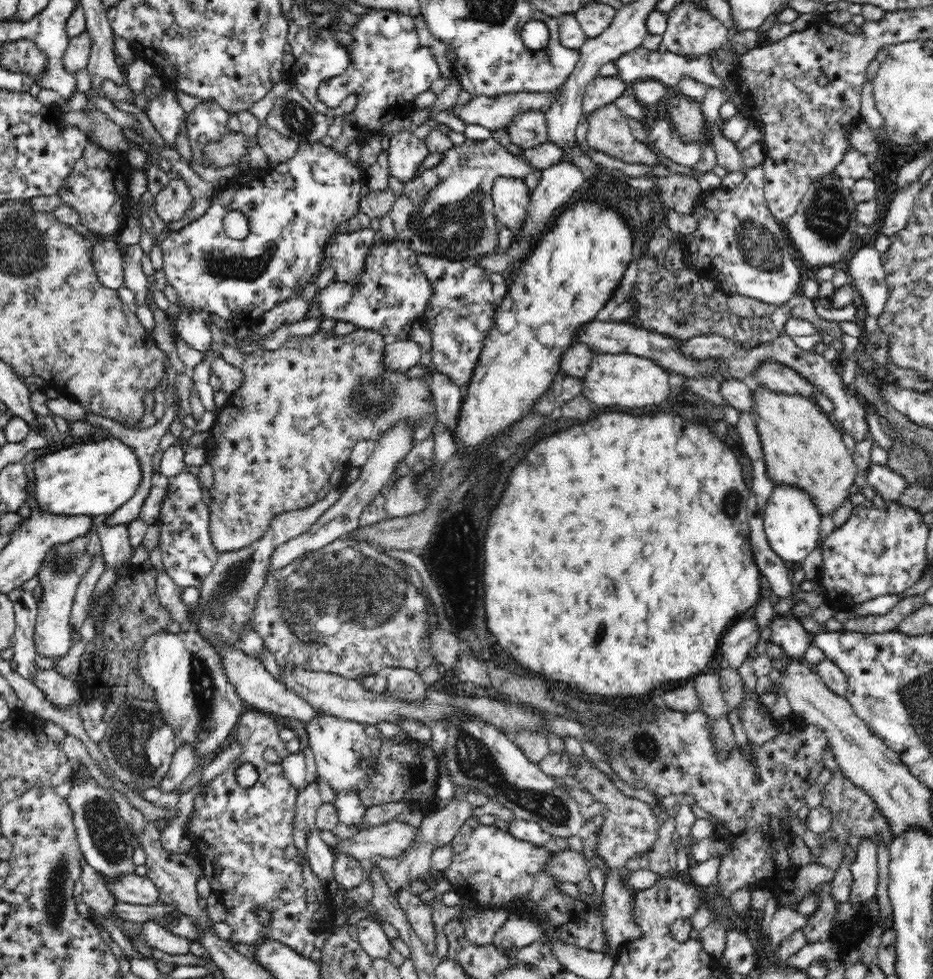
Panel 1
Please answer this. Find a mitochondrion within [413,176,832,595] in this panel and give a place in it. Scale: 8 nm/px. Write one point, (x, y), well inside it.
(756, 244)

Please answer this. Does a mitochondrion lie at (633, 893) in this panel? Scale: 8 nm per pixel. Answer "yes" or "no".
no

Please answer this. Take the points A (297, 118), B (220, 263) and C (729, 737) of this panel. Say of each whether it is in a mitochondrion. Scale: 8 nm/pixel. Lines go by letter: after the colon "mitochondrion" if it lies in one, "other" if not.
A: mitochondrion
B: mitochondrion
C: other

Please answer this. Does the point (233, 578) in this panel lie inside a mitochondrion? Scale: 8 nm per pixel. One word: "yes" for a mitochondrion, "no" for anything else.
yes

